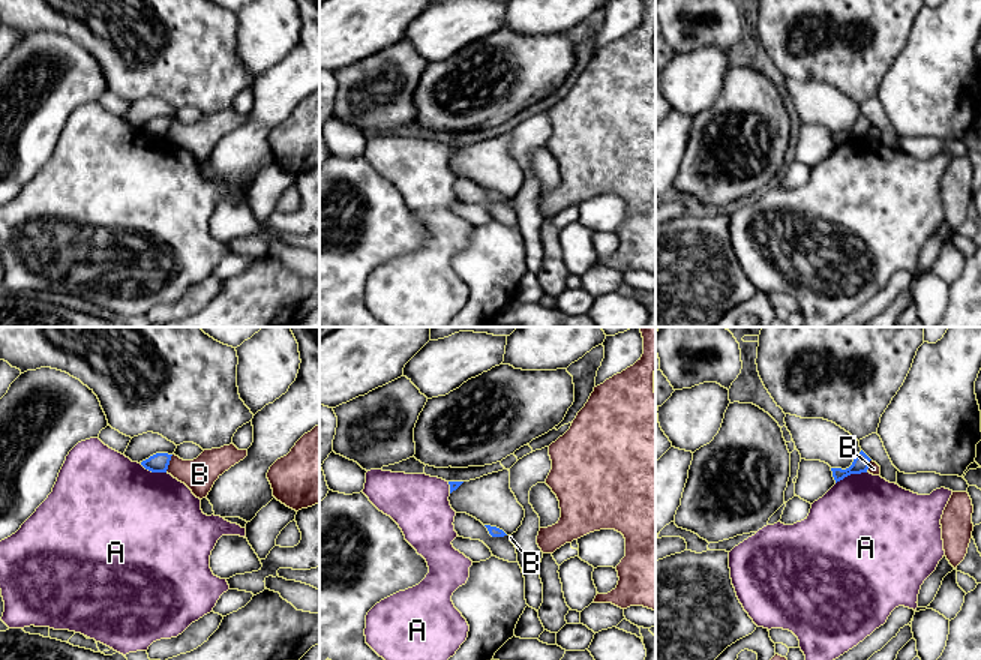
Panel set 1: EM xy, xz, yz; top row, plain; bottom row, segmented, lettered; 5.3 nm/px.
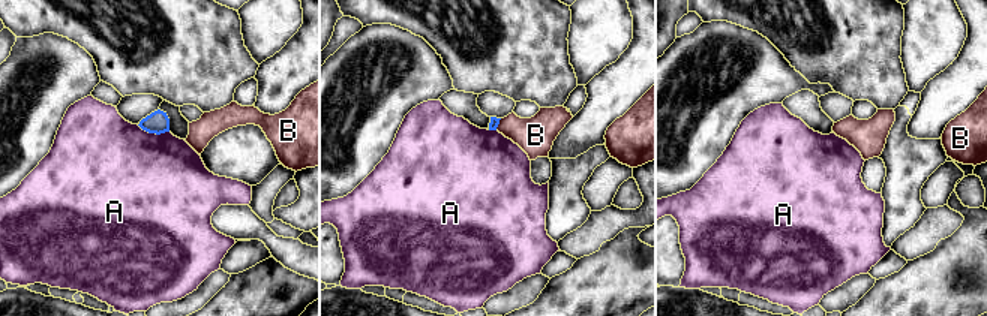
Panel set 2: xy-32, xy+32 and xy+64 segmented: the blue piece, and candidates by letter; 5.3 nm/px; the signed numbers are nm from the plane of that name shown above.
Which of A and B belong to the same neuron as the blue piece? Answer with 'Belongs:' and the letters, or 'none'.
Belongs: none

